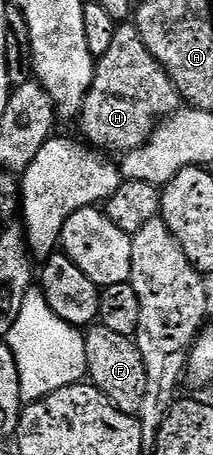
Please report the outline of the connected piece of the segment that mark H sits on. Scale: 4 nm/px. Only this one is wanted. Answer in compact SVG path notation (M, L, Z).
M123 22L116 29L116 37L112 37L108 53L96 60L94 80L83 101L80 124L85 142L106 153L134 151L144 146L159 123L169 119L183 103L168 73L148 53L148 45L144 45L133 22Z

